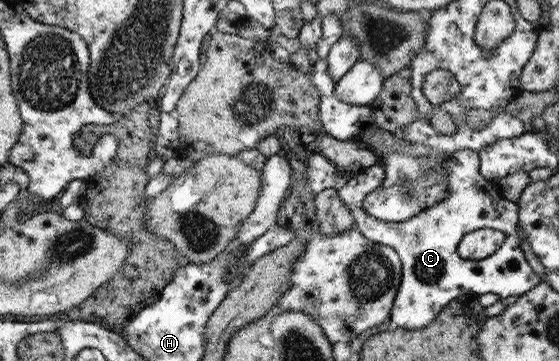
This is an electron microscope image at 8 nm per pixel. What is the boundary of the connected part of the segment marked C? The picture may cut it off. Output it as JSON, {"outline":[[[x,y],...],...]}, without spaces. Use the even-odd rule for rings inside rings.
{"outline":[[[463,149],[454,154],[451,158],[450,174],[446,181],[448,182],[448,193],[443,200],[429,207],[417,215],[417,217],[403,222],[383,222],[377,220],[363,209],[362,202],[367,194],[378,189],[384,181],[386,170],[384,166],[377,161],[371,167],[359,171],[350,177],[349,181],[341,184],[338,189],[338,195],[345,206],[355,218],[354,228],[362,232],[373,242],[392,246],[399,254],[403,254],[403,286],[399,286],[399,298],[395,298],[393,320],[399,327],[407,330],[417,330],[429,326],[431,321],[438,317],[438,314],[454,301],[457,297],[463,297],[470,294],[498,294],[500,298],[508,296],[521,296],[529,290],[534,289],[541,280],[529,265],[523,251],[521,251],[518,237],[519,207],[517,203],[505,200],[503,194],[499,194],[496,188],[492,188],[492,180],[485,178],[480,170],[480,156],[478,151]],[[477,229],[493,229],[503,231],[506,234],[506,240],[497,252],[491,256],[479,260],[464,259],[458,253],[458,245],[462,238]]]}

